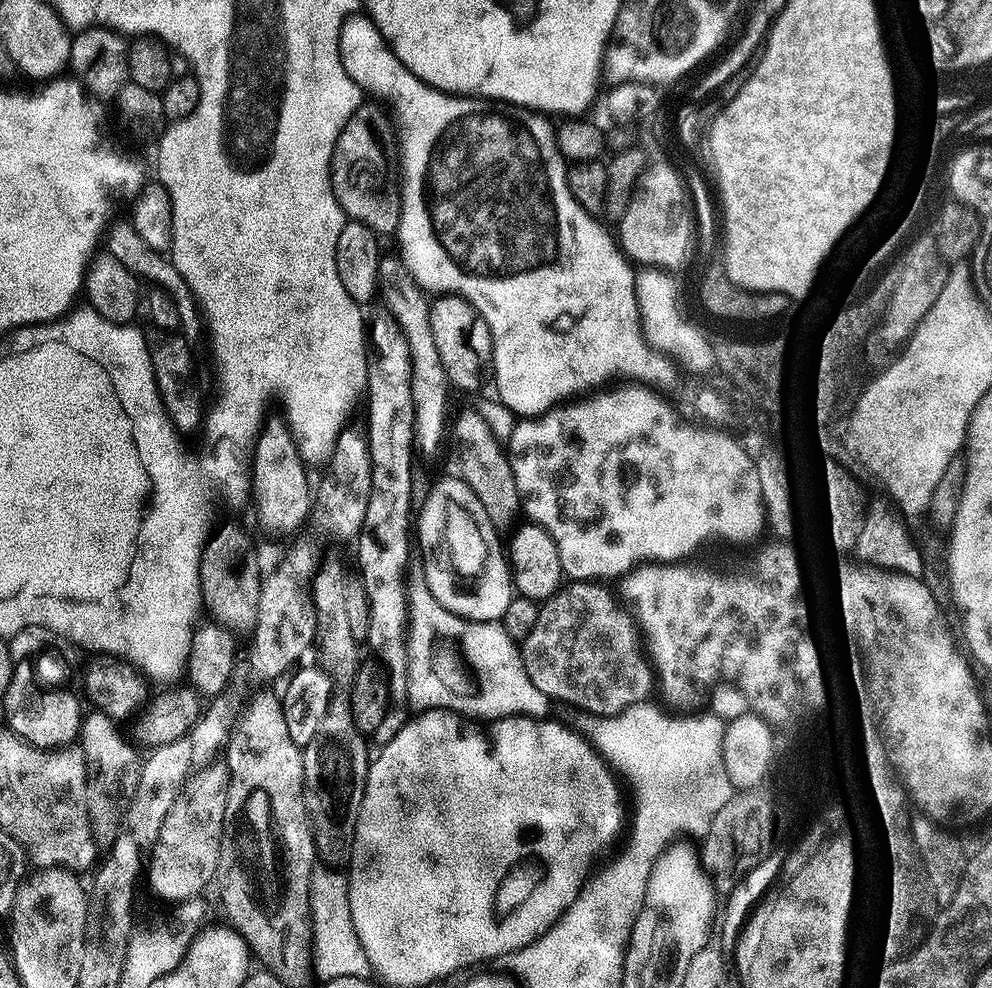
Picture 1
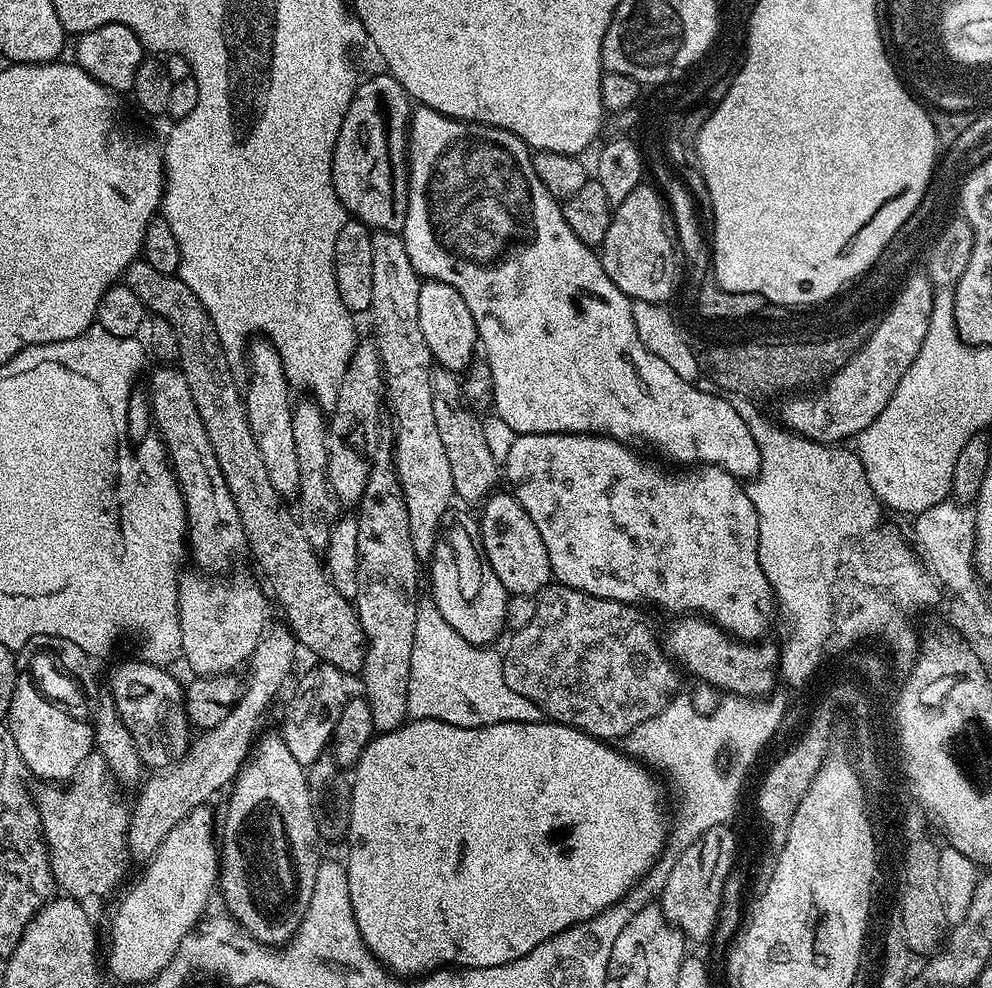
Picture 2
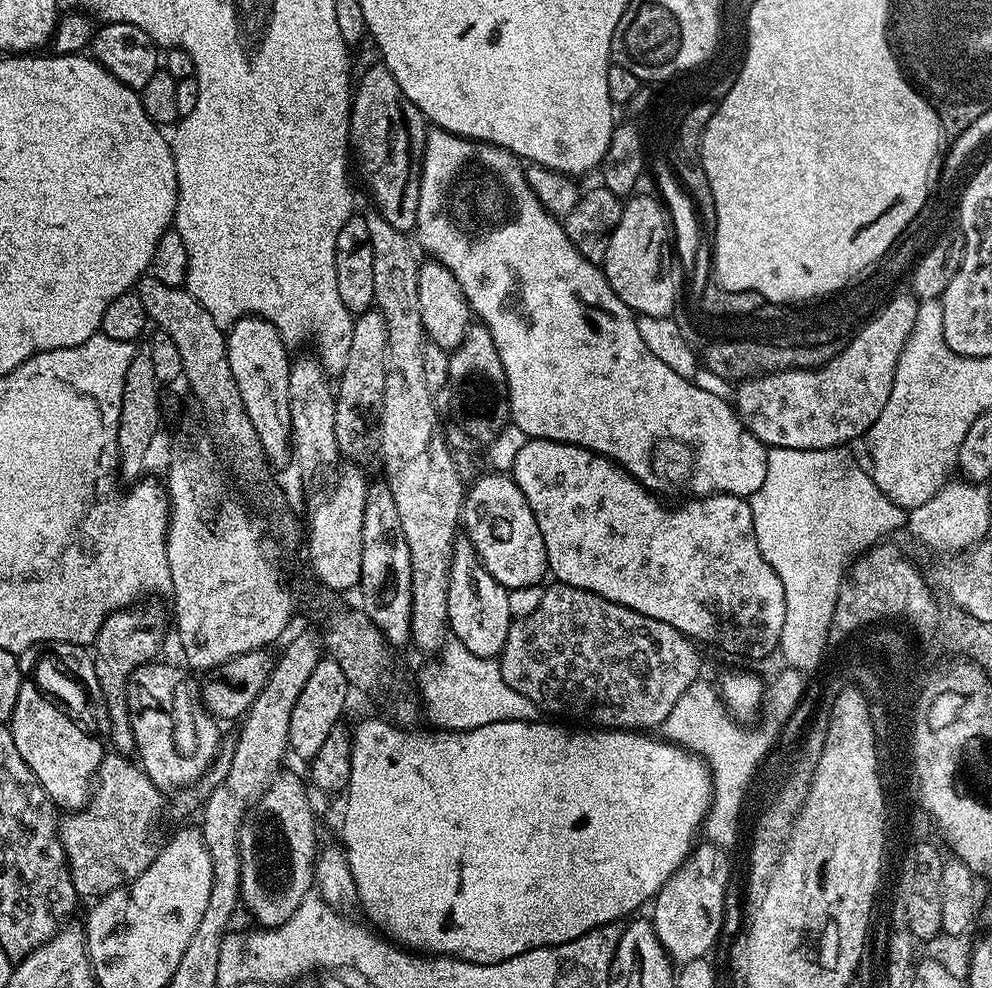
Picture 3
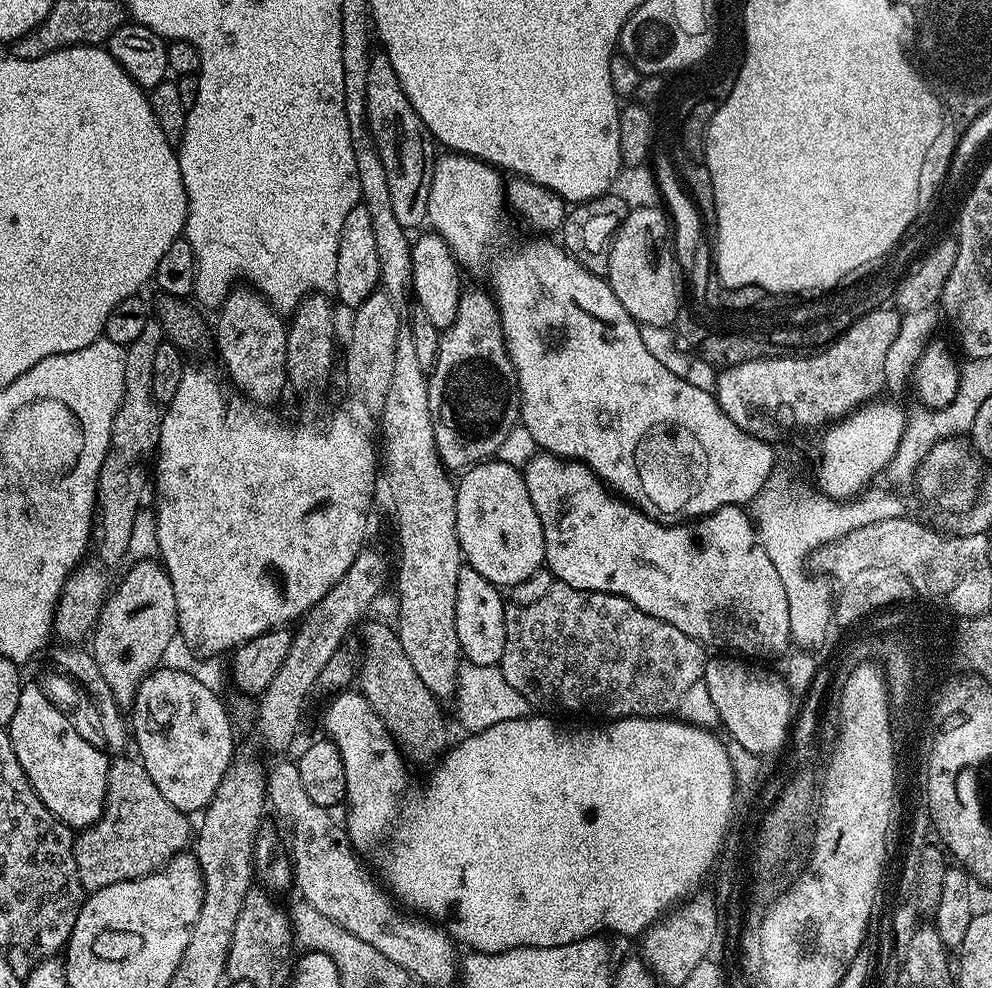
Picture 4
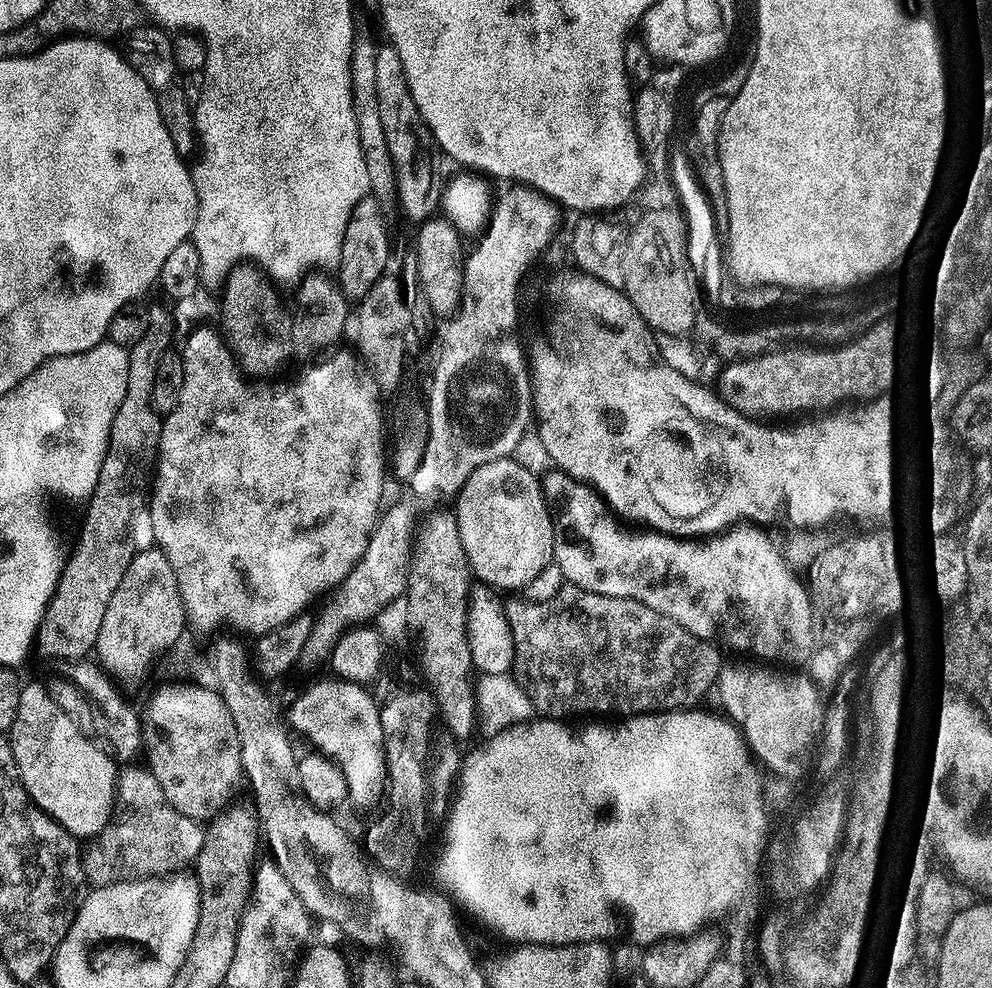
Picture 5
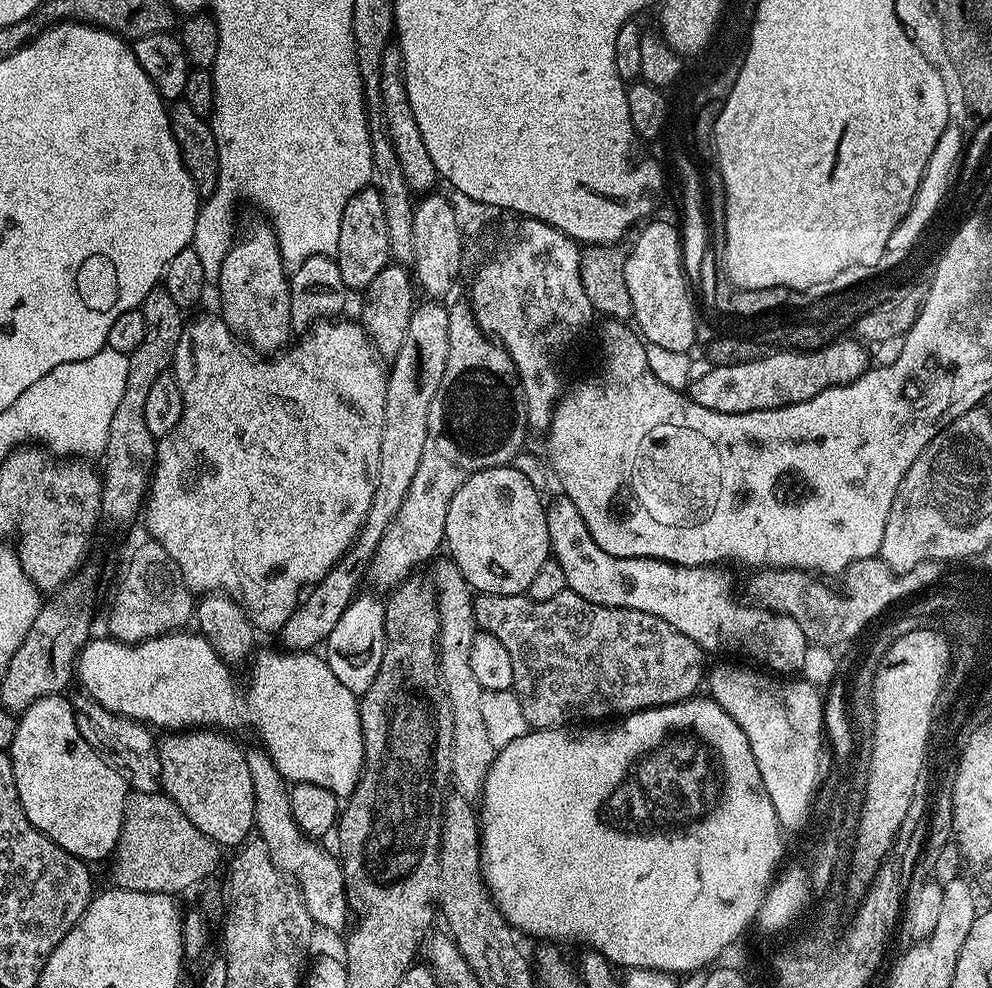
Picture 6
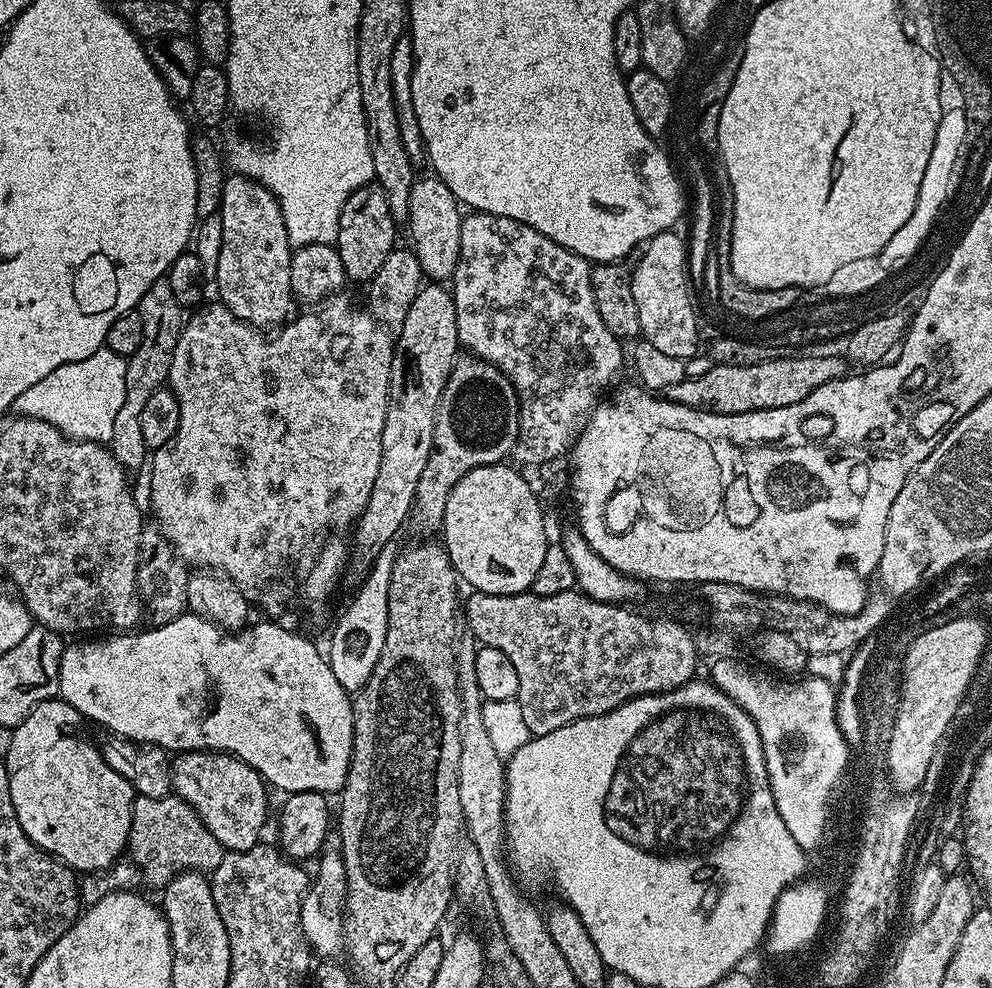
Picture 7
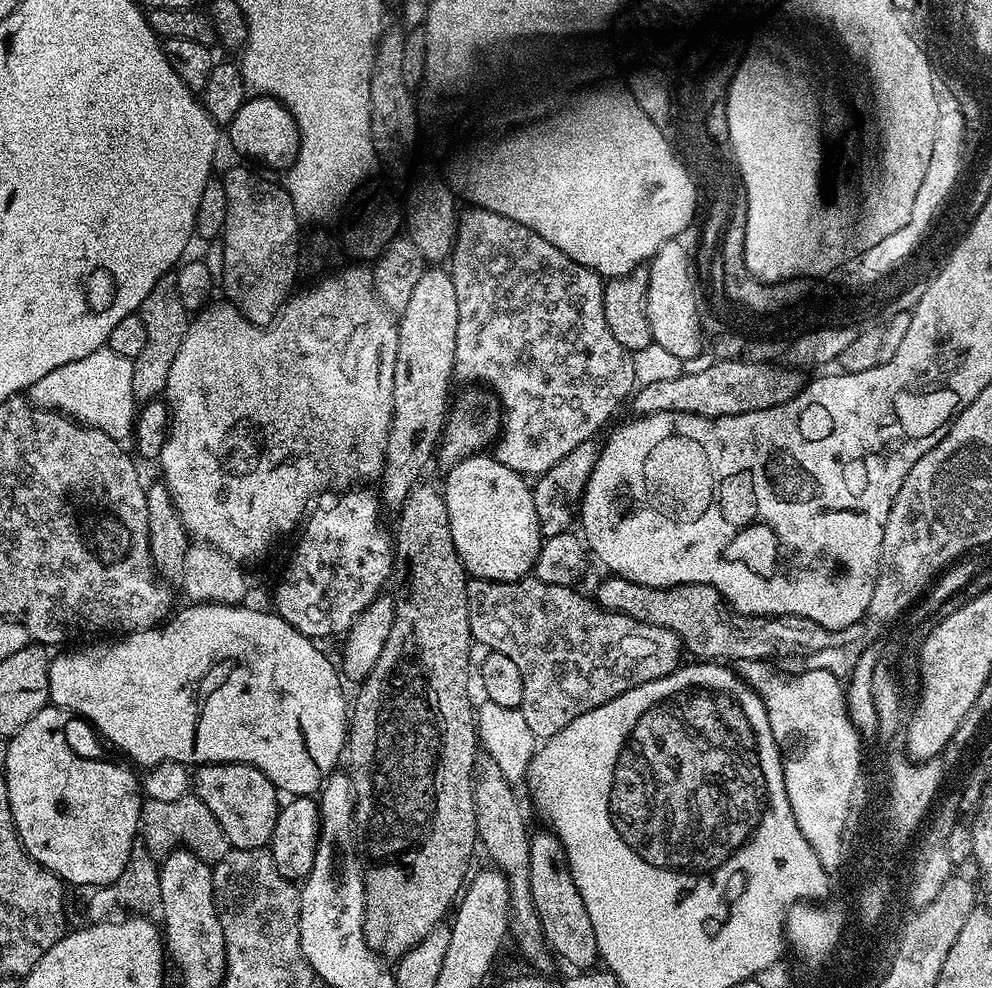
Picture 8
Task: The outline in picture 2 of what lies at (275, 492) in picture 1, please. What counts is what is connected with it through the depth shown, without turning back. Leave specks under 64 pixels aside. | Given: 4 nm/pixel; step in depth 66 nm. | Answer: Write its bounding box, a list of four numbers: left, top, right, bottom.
[243,338,299,494]

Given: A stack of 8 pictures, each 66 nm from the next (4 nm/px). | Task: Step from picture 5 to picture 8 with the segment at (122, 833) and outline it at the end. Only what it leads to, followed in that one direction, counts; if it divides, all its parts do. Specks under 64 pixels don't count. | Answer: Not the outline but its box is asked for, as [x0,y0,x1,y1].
[140,794,230,866]

